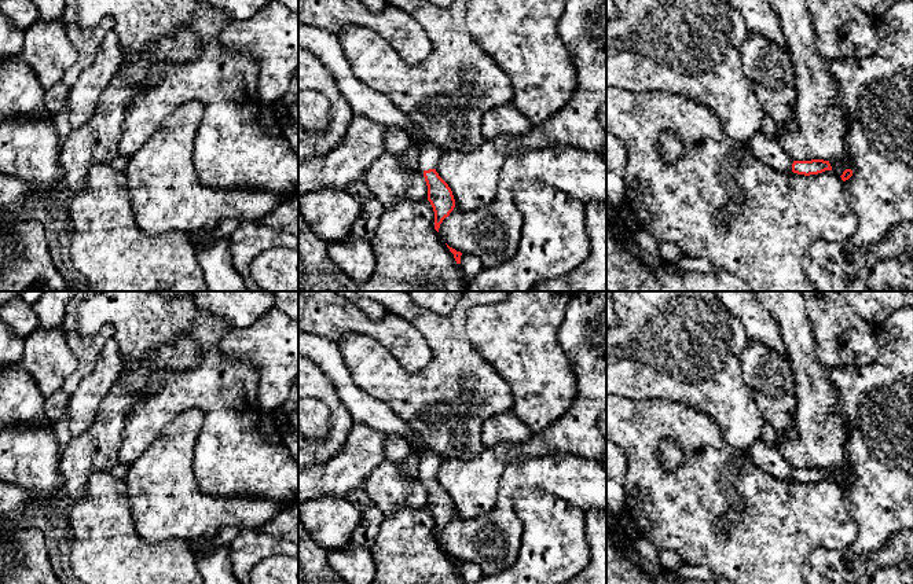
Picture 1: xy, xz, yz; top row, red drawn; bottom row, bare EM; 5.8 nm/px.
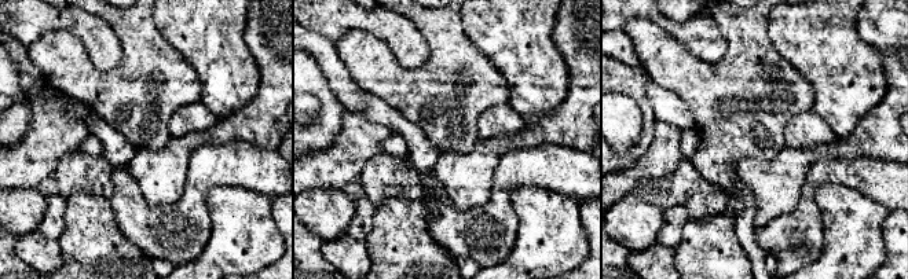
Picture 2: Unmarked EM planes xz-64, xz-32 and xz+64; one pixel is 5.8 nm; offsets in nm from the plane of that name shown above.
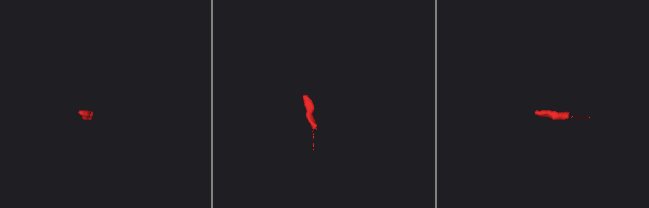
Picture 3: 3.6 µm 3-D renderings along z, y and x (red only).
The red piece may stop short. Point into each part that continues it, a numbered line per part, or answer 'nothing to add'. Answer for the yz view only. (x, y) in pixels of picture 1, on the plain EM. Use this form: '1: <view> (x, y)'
1: yz (767, 458)

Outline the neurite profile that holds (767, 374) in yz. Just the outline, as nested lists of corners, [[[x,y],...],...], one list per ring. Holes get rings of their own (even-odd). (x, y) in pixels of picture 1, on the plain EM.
[[[758,341],[748,342],[740,357],[741,374],[751,390],[766,423],[770,423],[778,437],[784,437],[793,426],[796,407],[796,388],[789,361]]]

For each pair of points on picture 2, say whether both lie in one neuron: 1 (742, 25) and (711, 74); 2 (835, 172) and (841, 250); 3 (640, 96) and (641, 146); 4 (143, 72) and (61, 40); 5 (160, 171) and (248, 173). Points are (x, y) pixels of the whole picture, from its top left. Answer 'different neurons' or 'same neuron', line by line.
1: same neuron
2: different neurons
3: same neuron
4: same neuron
5: different neurons

